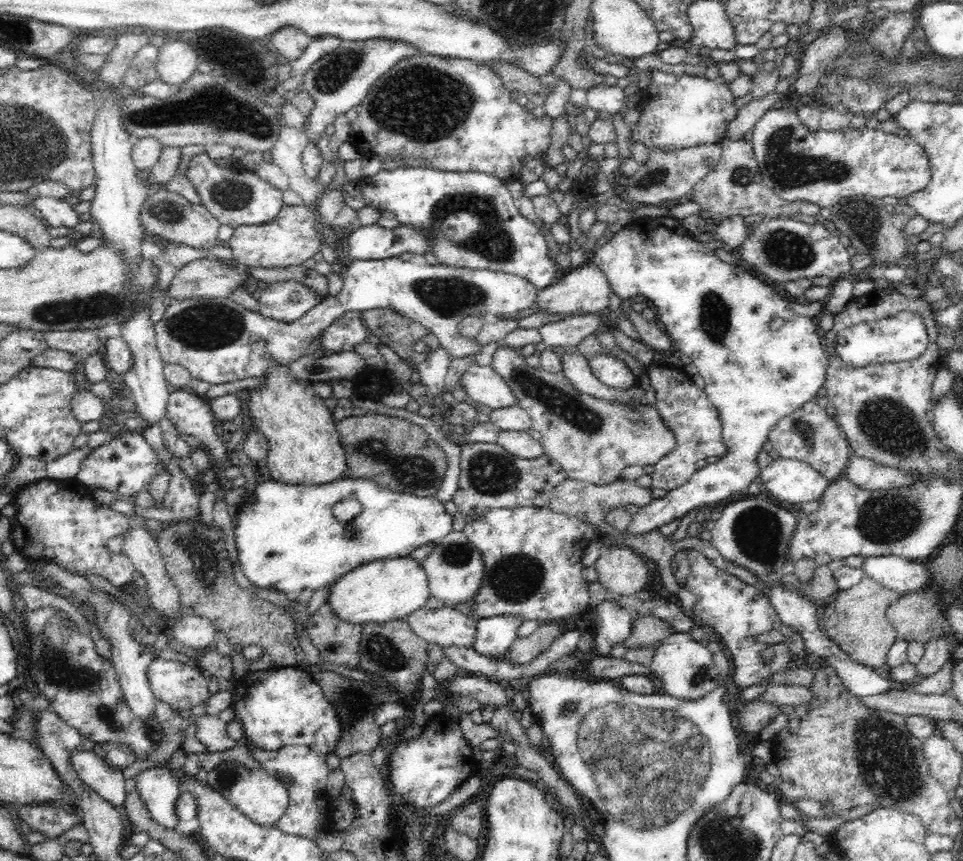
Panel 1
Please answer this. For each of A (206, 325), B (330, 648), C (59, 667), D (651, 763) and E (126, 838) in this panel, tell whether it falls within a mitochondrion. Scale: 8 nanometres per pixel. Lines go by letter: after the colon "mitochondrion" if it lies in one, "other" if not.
A: mitochondrion
B: mitochondrion
C: mitochondrion
D: mitochondrion
E: other

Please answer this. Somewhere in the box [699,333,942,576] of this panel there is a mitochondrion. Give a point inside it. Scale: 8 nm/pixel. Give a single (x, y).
(890, 426)

